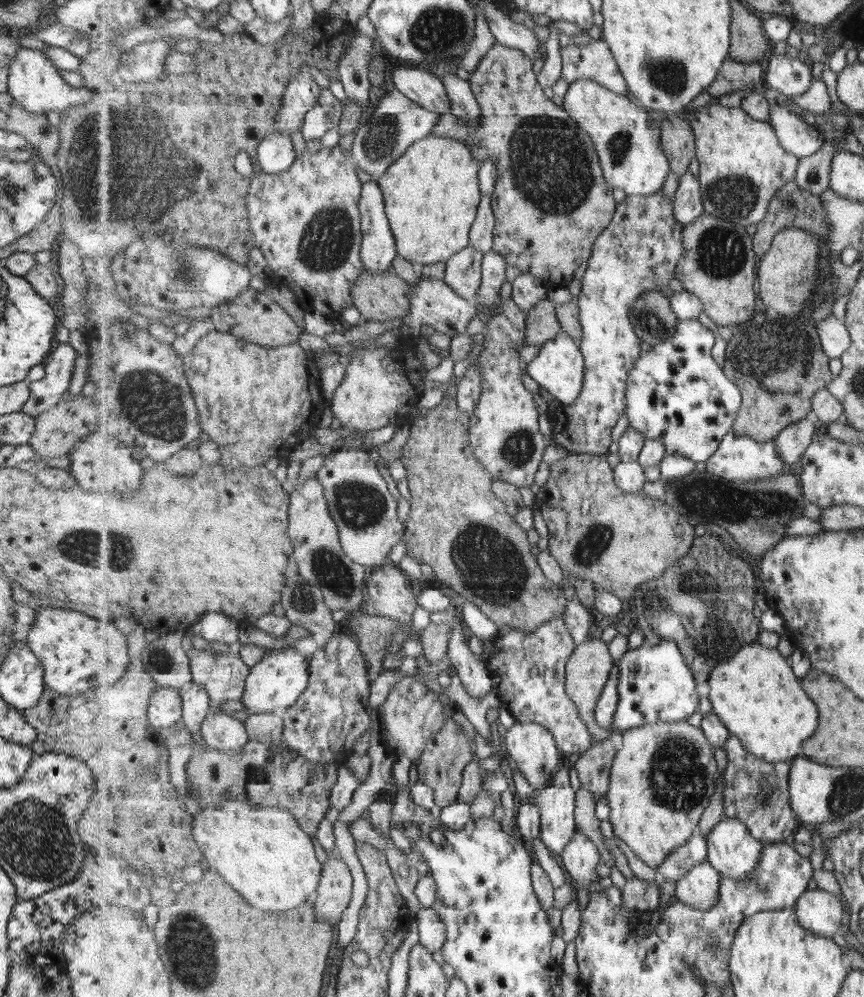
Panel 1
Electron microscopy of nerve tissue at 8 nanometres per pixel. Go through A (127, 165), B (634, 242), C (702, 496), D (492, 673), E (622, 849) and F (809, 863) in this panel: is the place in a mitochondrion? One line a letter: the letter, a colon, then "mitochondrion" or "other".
A: mitochondrion
B: other
C: mitochondrion
D: other
E: other
F: other

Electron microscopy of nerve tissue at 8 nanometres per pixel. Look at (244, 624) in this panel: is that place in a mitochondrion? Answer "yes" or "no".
no

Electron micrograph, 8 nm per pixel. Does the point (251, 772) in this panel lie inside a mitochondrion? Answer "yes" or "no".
yes

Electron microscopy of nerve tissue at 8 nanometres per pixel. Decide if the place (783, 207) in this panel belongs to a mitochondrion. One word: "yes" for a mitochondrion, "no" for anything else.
yes

